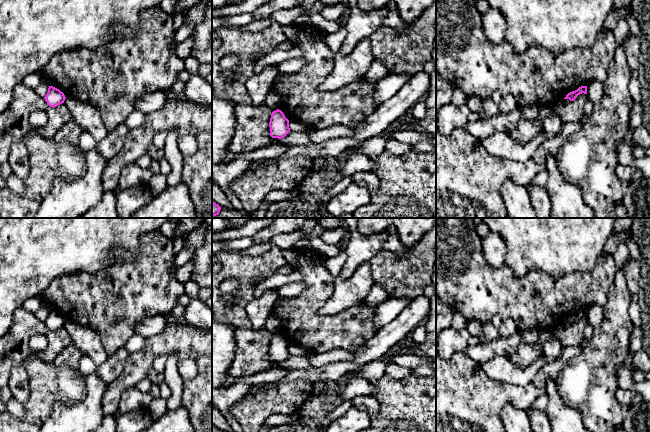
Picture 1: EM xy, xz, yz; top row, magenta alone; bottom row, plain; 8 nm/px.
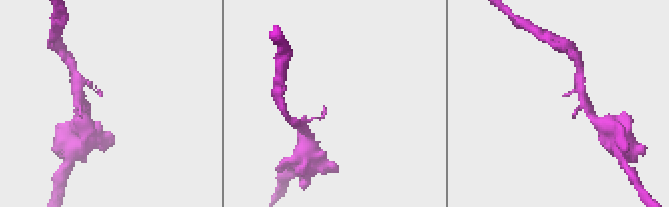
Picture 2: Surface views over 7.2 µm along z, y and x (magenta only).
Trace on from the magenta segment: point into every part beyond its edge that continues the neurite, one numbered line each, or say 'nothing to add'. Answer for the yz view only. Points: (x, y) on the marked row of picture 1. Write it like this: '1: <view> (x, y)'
nothing to add

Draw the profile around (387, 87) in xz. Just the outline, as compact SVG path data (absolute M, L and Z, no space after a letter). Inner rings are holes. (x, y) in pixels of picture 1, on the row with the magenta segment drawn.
M407 72L398 75L388 74L378 81L375 90L375 103L377 108L390 98L392 98L410 79L411 75Z

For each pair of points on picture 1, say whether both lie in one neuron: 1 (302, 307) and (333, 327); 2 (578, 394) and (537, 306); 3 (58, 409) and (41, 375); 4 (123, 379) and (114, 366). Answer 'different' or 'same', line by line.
1: same
2: different
3: different
4: different

